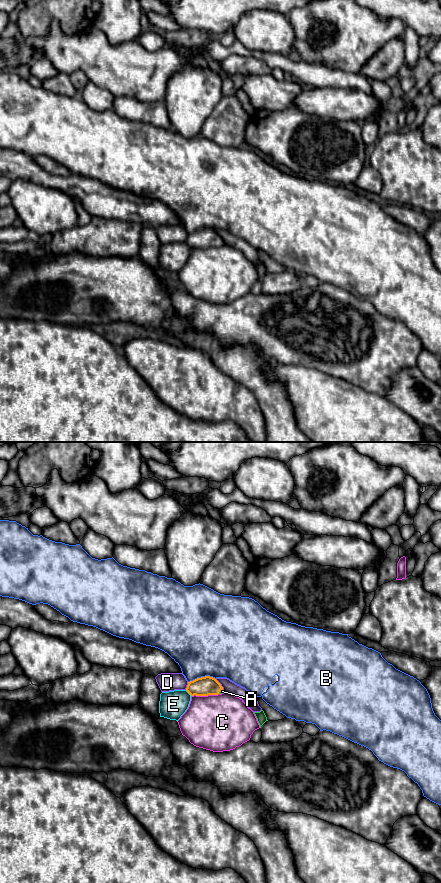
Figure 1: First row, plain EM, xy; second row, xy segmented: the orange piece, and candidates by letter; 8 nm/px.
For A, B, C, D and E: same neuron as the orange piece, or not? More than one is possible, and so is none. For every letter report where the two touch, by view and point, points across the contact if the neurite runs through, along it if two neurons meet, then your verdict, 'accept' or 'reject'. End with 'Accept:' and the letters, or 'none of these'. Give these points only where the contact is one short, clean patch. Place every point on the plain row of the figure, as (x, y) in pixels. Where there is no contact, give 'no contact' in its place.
A: meets orange in xy at (220, 242); runs through xy (204, 238), (211, 238), (220, 242), (222, 243); accept
B: meets orange in xy at (201, 229); reject
C: meets orange in xy at (204, 247); reject
D: meets orange in xy at (220, 236); reject
E: meets orange in xy at (188, 244); reject
Accept: A

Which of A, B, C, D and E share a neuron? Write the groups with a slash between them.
A / B / C / D / E

